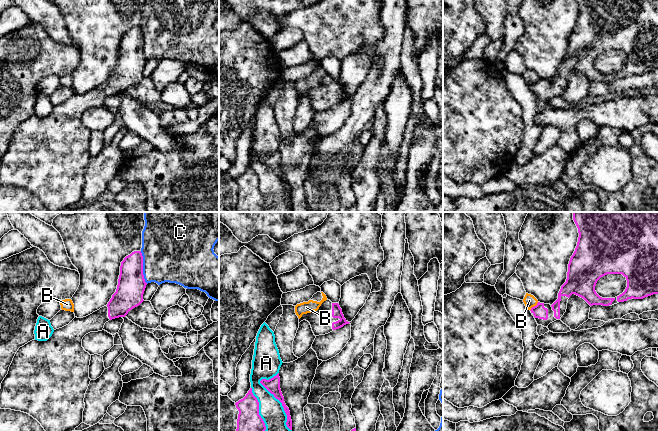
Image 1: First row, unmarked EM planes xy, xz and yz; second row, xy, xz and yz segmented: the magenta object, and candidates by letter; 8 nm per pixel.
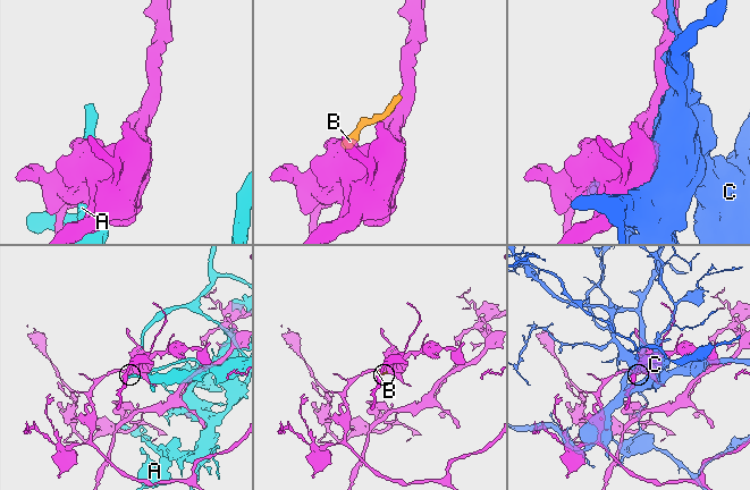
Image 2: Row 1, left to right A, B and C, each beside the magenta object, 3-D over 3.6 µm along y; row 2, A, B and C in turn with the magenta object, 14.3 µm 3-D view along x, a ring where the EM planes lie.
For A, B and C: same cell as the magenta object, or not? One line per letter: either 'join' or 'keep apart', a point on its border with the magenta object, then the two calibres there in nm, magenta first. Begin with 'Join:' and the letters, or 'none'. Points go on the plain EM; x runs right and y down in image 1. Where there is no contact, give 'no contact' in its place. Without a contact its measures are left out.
Join: none
A: keep apart | xz (282, 180) | 110/200 nm
B: keep apart | yz (534, 82) | 110/100 nm
C: keep apart | xy (142, 43) | 220/440 nm

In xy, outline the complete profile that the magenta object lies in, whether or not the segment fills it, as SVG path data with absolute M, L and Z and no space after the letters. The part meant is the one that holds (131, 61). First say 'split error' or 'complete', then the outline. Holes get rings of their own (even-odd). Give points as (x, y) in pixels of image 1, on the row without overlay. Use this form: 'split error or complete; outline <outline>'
split error; outline M134 27L121 38L116 68L106 82L86 93L75 93L68 101L54 106L47 117L32 116L18 125L8 150L1 159L0 184L29 190L41 200L49 212L66 211L74 207L83 198L84 174L91 157L89 154L91 131L82 123L82 115L90 108L102 107L106 98L125 93L130 86L139 82L144 77L143 70L146 61L143 51L142 29L141 27Z

